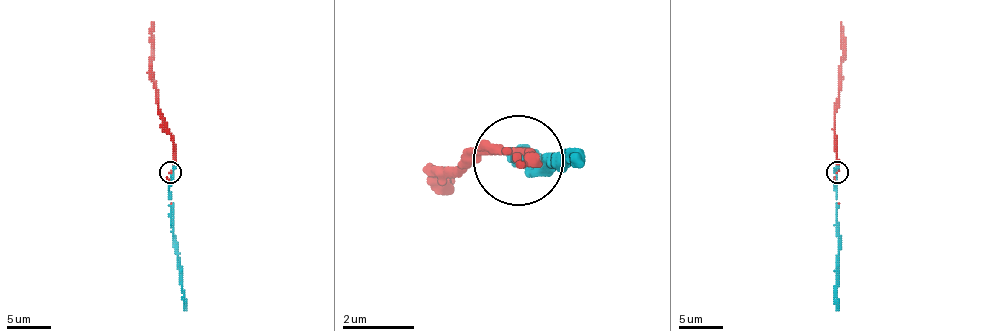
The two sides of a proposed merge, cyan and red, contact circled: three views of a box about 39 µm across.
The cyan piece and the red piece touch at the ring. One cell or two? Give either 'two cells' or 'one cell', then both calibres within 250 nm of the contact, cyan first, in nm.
one cell; 460 nm thick on the cyan side, 180 nm on the other

